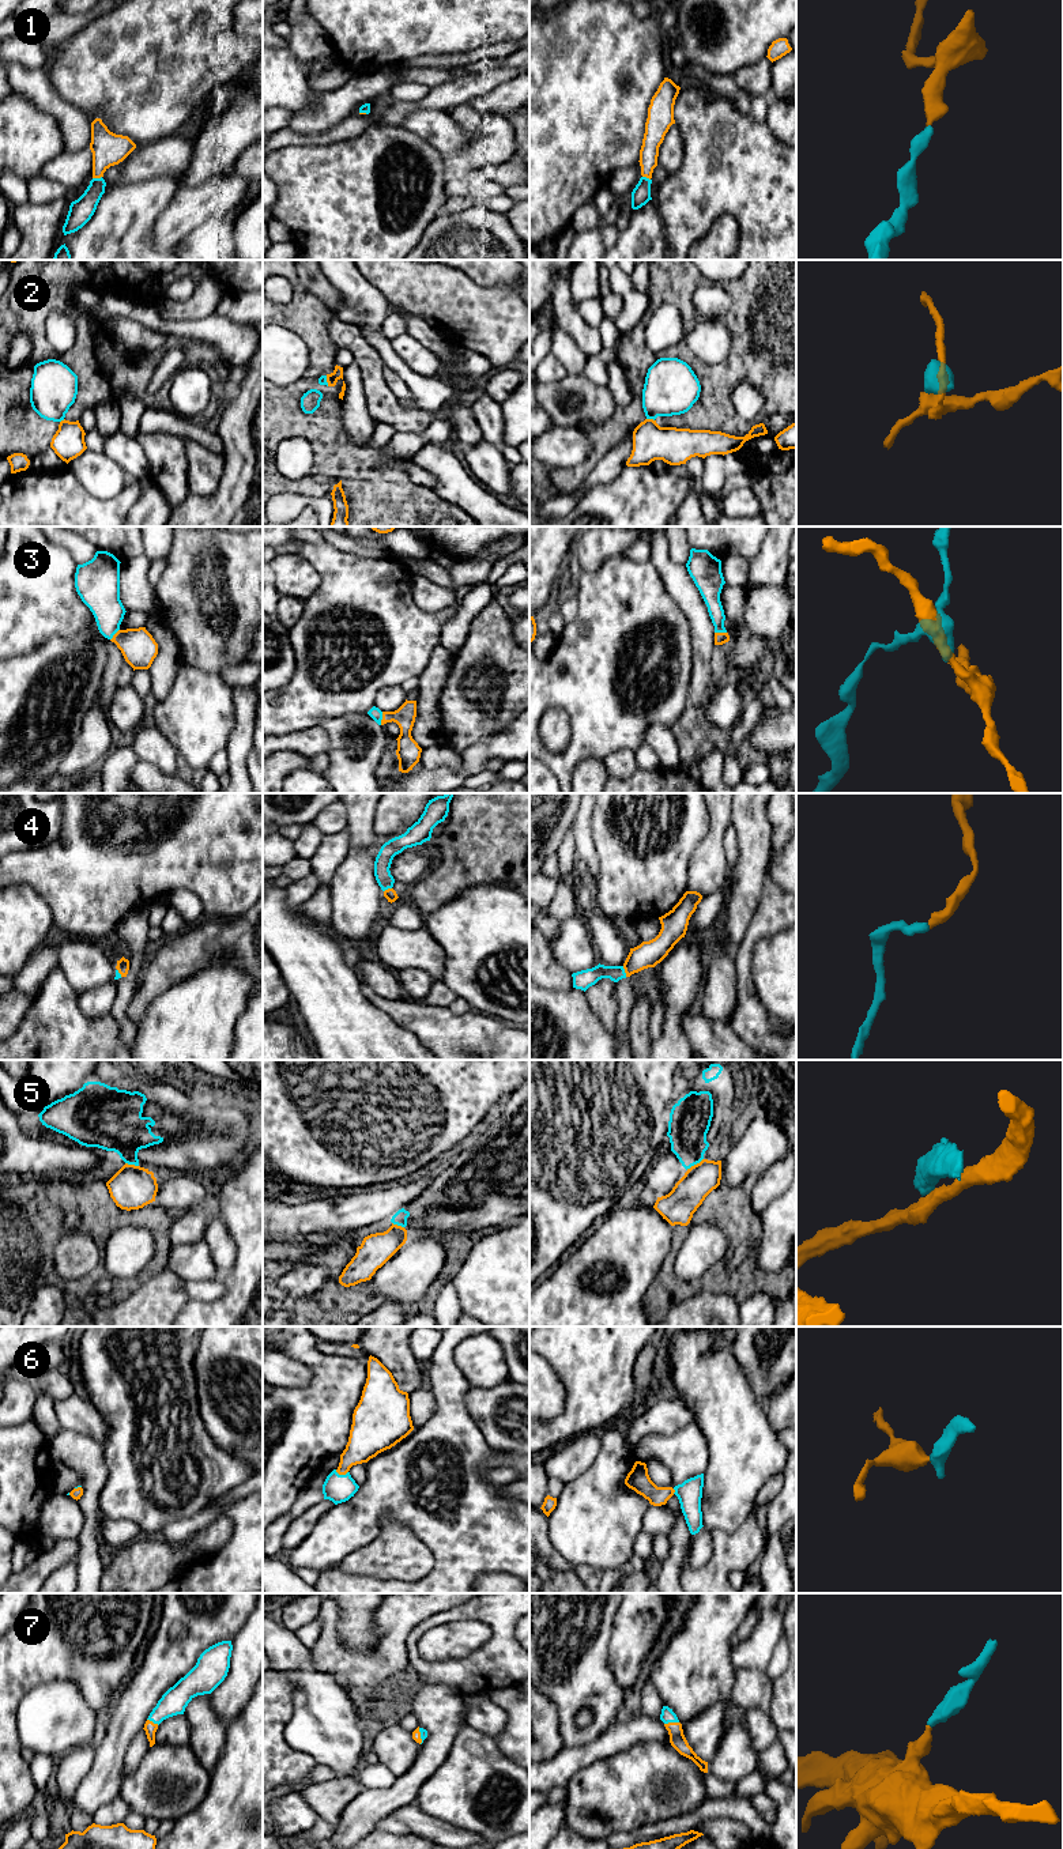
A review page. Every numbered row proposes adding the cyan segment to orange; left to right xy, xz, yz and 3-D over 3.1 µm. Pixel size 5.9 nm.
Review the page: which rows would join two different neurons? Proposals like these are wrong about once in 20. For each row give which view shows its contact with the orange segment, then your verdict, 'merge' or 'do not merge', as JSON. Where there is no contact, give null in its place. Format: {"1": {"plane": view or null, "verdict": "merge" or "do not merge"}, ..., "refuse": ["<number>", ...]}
{"1": {"plane": "xy", "verdict": "merge"}, "2": {"plane": "yz", "verdict": "merge"}, "3": {"plane": "xz", "verdict": "merge"}, "4": {"plane": "yz", "verdict": "merge"}, "5": {"plane": "yz", "verdict": "merge"}, "6": {"plane": "xz", "verdict": "merge"}, "7": {"plane": "yz", "verdict": "merge"}, "refuse": []}

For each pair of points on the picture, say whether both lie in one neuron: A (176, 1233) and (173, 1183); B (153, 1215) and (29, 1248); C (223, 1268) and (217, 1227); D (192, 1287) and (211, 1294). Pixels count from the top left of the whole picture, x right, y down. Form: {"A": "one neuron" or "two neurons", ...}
{"A": "one neuron", "B": "one neuron", "C": "one neuron", "D": "one neuron"}

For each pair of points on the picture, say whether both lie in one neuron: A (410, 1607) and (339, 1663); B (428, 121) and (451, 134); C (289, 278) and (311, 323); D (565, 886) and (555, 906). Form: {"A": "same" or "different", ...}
{"A": "same", "B": "same", "C": "same", "D": "same"}

